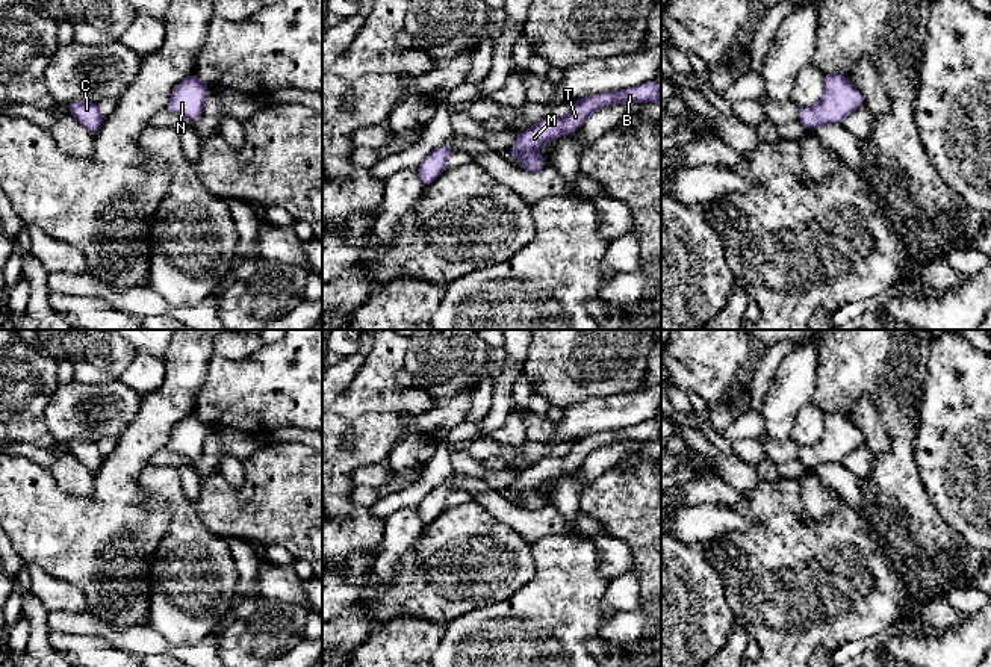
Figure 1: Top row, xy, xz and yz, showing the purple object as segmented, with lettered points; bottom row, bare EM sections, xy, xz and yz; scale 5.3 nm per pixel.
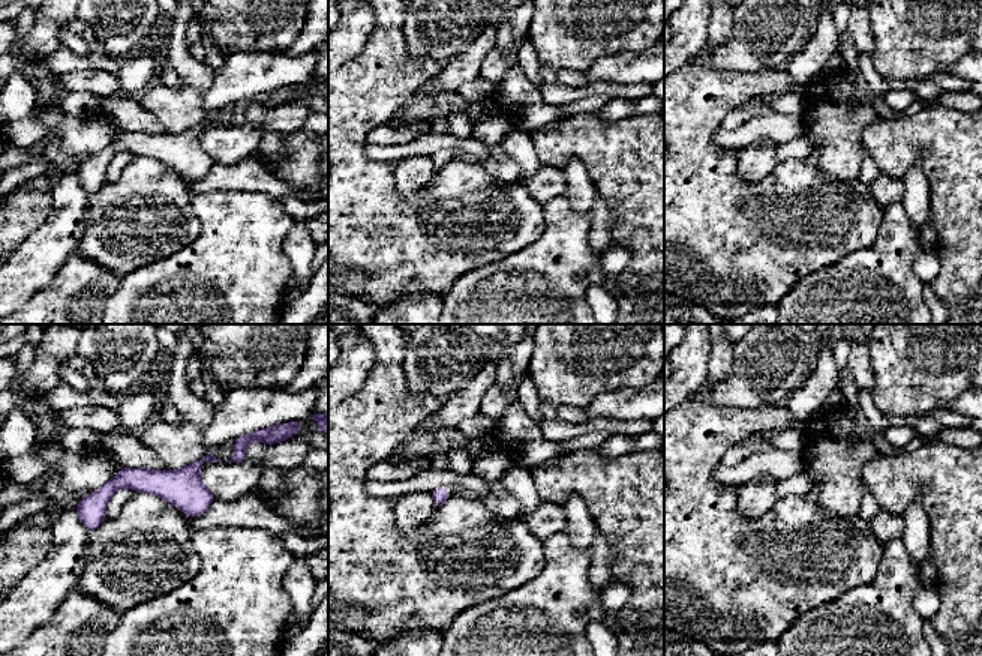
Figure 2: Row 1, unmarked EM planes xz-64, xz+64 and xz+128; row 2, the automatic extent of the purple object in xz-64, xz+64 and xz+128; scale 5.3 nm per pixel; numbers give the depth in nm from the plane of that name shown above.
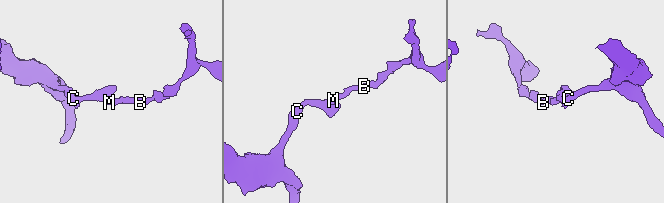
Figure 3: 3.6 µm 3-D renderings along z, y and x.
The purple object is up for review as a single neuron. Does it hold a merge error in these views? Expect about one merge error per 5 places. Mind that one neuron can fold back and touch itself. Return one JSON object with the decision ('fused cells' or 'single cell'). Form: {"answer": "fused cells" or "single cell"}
{"answer": "single cell"}

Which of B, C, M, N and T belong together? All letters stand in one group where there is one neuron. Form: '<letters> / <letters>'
B C M N T

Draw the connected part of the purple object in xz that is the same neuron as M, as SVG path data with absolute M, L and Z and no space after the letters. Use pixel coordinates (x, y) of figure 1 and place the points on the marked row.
M651 80L625 91L595 94L576 100L566 118L543 118L531 129L519 132L510 153L522 160L522 171L537 172L546 166L543 157L537 153L543 142L579 129L592 112L619 103L661 103L661 86L657 80Z

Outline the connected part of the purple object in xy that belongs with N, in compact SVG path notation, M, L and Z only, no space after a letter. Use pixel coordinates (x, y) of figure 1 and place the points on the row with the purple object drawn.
M192 73L174 88L166 110L182 115L186 119L197 121L203 115L203 106L209 89L210 88L203 85Z

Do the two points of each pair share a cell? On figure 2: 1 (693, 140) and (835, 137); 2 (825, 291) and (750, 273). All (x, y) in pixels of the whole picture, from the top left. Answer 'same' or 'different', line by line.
1: different
2: different

